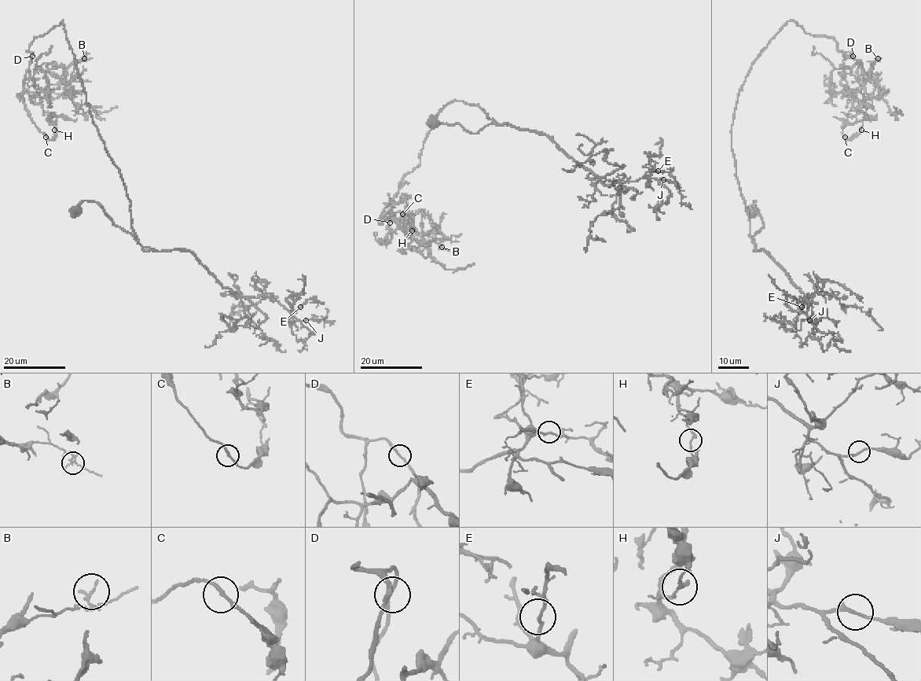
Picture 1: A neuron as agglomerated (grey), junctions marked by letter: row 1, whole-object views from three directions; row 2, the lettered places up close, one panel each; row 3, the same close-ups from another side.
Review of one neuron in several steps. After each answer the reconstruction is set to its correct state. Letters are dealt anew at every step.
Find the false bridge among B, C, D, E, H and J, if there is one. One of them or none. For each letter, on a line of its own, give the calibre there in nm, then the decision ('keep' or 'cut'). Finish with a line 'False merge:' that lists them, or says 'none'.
B: 140 nm thick; keep
C: 160 nm thick; keep
D: 180 nm thick; keep
E: 150 nm thick; keep
H: 170 nm thick; cut
J: 190 nm thick; keep
False merge: H

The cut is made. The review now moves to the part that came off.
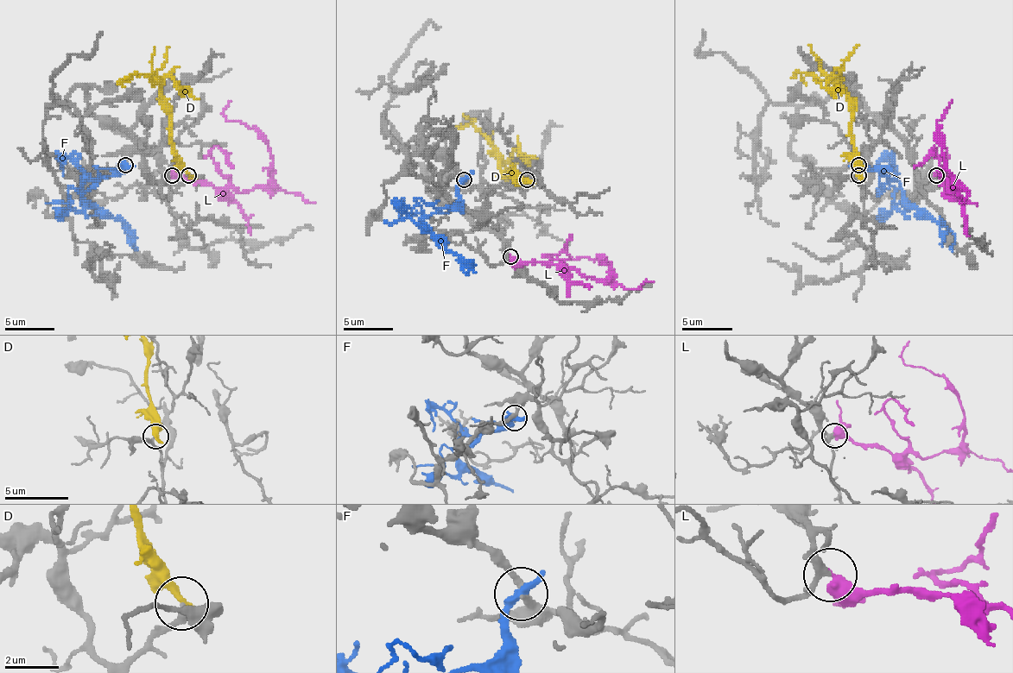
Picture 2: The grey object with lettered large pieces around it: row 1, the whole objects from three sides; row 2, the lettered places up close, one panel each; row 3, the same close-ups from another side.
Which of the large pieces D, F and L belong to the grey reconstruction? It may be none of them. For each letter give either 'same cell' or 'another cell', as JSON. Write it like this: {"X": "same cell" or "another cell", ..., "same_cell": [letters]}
{"D": "another cell", "F": "another cell", "L": "same cell", "same_cell": ["L"]}

